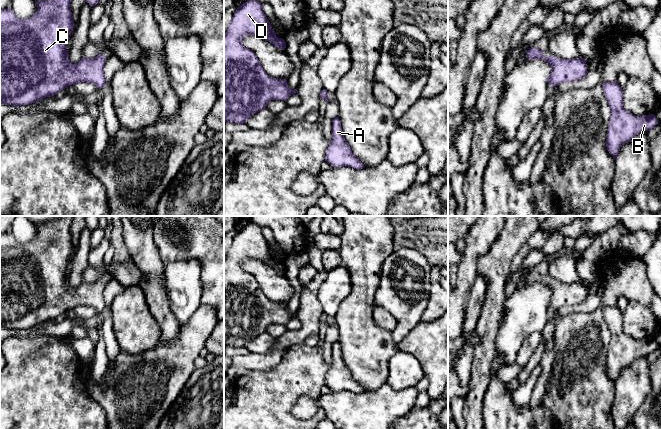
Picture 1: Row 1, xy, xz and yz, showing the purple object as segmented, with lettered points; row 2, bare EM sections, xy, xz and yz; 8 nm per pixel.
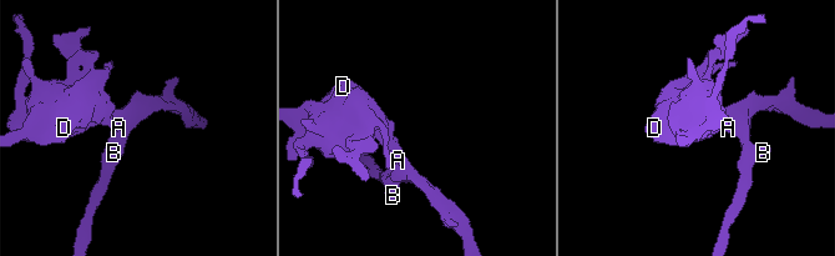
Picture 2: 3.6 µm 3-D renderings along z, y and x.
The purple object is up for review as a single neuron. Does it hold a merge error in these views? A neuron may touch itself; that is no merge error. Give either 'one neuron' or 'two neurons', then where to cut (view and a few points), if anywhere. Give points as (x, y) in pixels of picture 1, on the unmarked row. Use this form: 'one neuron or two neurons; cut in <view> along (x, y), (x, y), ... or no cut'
one neuron; no cut

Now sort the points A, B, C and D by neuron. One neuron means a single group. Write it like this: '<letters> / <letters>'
A B C D

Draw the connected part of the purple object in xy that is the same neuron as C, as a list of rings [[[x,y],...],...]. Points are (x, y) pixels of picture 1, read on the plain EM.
[[[59,216],[56,220],[47,224],[35,225],[37,229],[36,237],[28,243],[19,243],[14,236],[10,233],[0,234],[0,327],[11,330],[25,330],[35,327],[46,321],[52,321],[59,315],[67,312],[70,309],[75,309],[79,306],[93,307],[99,313],[102,313],[106,308],[106,301],[104,299],[104,289],[106,286],[106,280],[99,278],[94,282],[83,281],[77,288],[72,288],[69,284],[69,278],[67,276],[67,267],[69,260],[75,250],[72,236],[70,233],[70,227],[73,221],[73,216]]]

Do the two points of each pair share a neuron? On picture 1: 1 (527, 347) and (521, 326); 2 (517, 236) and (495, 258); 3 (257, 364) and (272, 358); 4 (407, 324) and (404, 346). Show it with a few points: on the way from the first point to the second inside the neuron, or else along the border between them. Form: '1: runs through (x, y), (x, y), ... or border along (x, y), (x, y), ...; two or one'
1: border along (539, 331), (533, 331), (525, 338), (516, 361); two
2: runs through (512, 241), (500, 253); one
3: runs through (261, 362), (268, 361); one
4: border along (420, 321), (396, 344); two

